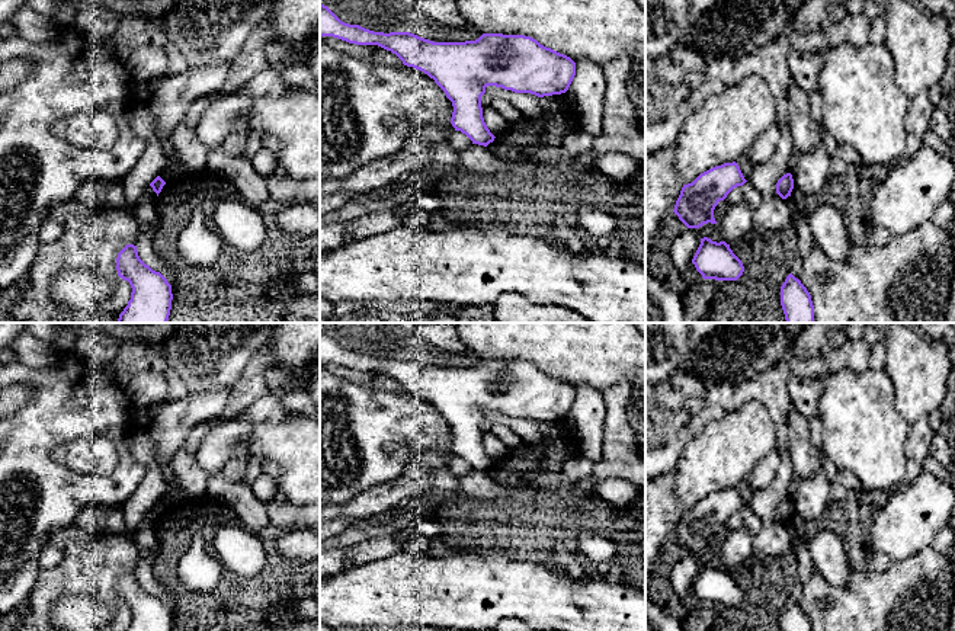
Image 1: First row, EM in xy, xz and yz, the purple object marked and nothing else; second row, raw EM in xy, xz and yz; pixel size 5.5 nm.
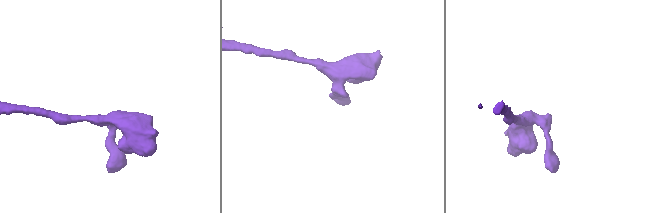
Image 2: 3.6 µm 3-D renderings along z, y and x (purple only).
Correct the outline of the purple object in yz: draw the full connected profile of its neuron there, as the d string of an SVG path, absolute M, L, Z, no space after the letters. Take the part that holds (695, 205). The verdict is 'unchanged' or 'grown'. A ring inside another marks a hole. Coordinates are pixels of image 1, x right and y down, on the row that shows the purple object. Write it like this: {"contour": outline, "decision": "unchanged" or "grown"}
{"contour": "M736 161L715 166L701 173L692 183L683 185L673 212L688 228L717 224L714 209L718 202L746 182Z", "decision": "unchanged"}

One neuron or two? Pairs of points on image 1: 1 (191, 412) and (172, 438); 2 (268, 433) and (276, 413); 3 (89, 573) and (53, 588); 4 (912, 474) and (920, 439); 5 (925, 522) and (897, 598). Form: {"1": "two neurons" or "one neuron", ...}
{"1": "one neuron", "2": "two neurons", "3": "one neuron", "4": "one neuron", "5": "two neurons"}

